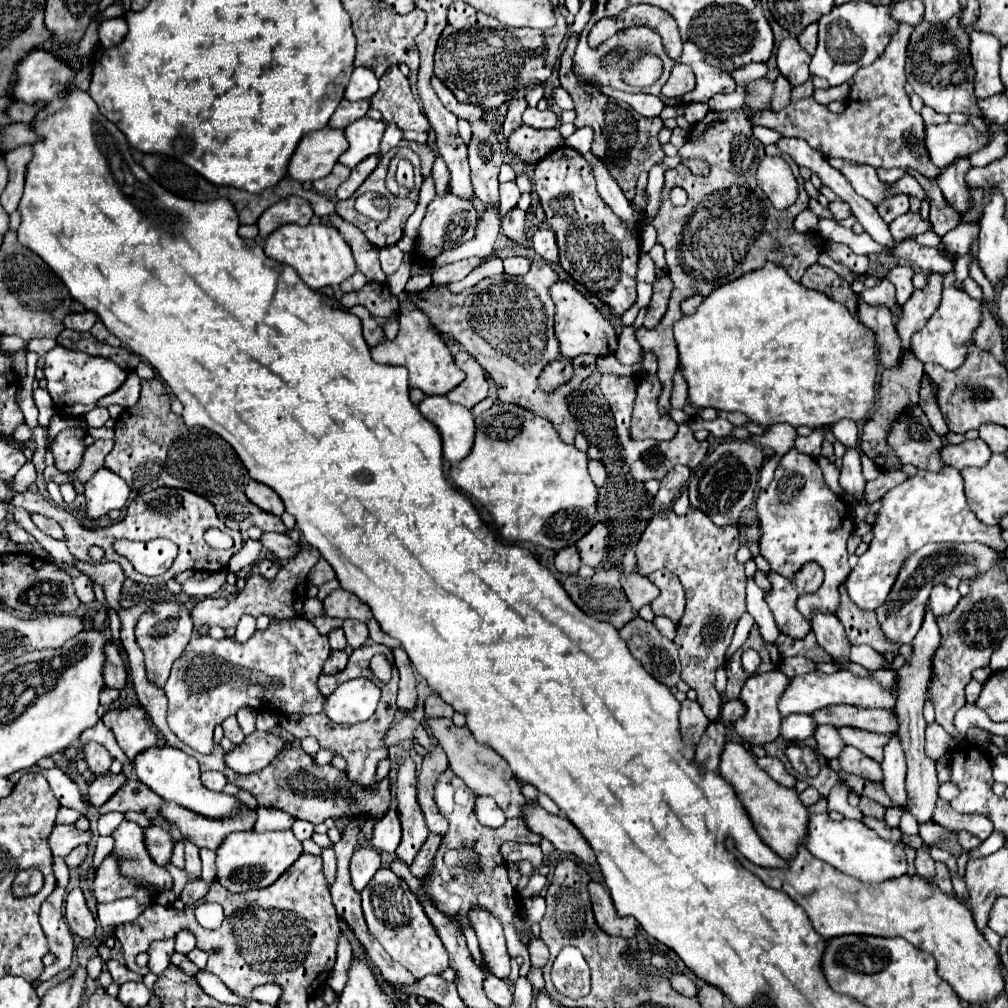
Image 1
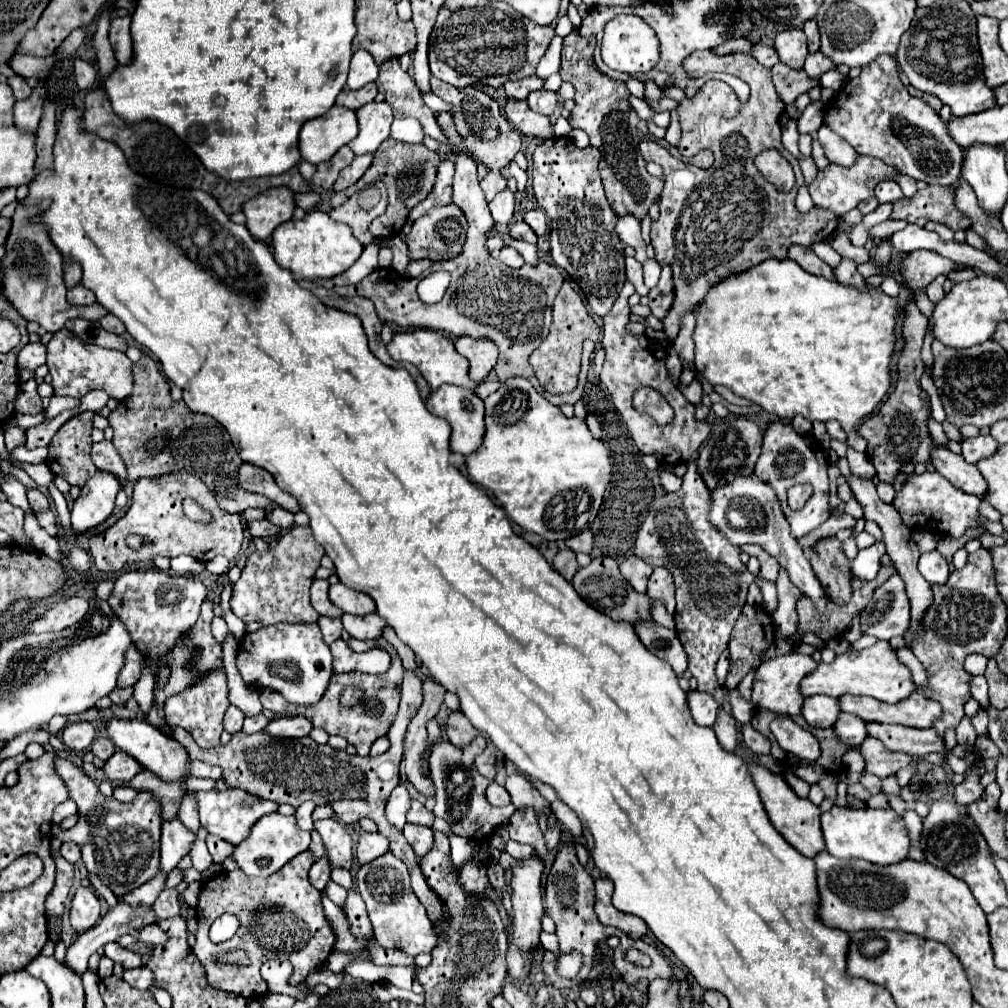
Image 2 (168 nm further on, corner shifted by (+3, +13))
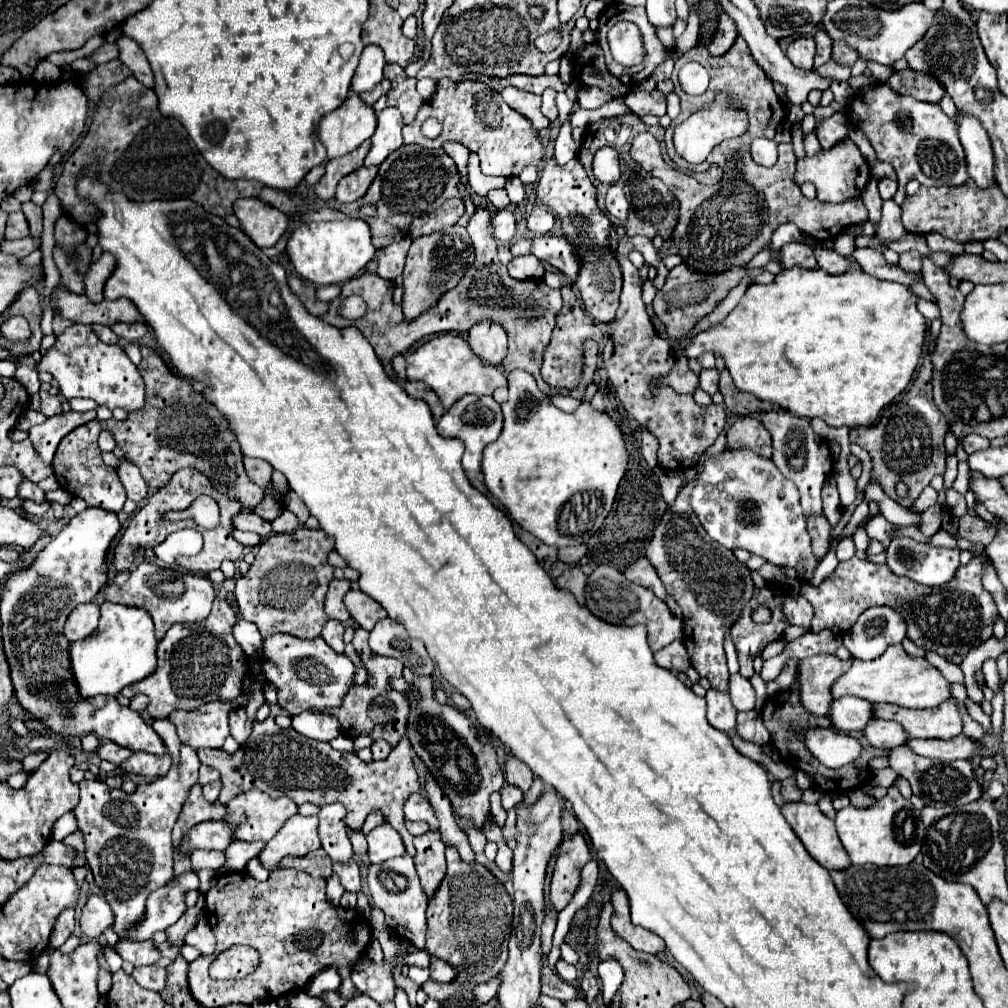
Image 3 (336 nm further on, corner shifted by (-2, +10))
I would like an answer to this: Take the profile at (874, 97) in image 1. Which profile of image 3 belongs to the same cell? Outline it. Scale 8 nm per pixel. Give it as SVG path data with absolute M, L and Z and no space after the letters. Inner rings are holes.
M875 84L853 98L849 116L851 122L857 124L869 138L877 158L895 168L898 181L895 200L899 204L907 196L903 186L909 180L917 180L923 186L961 186L969 178L963 146L957 138L957 122L951 120L939 104L897 96L897 92L889 86ZM923 140L935 140L935 144L921 144Z

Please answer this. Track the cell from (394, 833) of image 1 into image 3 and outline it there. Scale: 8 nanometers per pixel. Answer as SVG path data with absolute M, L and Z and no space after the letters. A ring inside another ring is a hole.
M421 794L409 796L409 802L405 804L405 818L407 820L425 820L433 832L439 830L439 822L437 822L431 802Z

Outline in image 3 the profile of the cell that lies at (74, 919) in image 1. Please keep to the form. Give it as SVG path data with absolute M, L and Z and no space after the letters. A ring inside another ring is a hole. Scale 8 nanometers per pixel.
M89 896L83 914L81 914L81 930L87 938L99 938L109 926L113 926L115 914L103 896Z

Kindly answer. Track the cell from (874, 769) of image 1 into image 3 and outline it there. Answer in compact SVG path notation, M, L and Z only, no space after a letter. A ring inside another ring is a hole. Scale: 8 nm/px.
M899 746L897 750L891 750L889 762L891 762L891 768L899 776L909 780L913 794L921 796L927 806L937 806L937 808L955 806L955 808L961 808L961 806L965 806L973 800L979 800L983 796L983 788L979 786L969 760L953 760L953 762L931 760L931 758L923 758L923 756L913 754L913 750L909 750L909 746Z

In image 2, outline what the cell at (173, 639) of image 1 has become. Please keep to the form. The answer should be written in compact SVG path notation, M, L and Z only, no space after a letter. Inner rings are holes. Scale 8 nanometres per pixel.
M128 571L116 579L108 603L116 617L126 625L138 651L148 659L156 659L172 651L182 633L196 623L204 599L206 587L194 575L172 577L158 571Z

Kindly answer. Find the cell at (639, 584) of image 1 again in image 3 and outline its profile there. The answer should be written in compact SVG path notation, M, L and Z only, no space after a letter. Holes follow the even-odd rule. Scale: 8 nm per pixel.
M639 558L635 564L631 564L627 570L625 570L625 578L631 580L633 584L639 584L643 588L649 588L655 592L657 598L665 600L667 592L665 592L665 586L663 582L659 580L653 564L647 560L647 558Z

